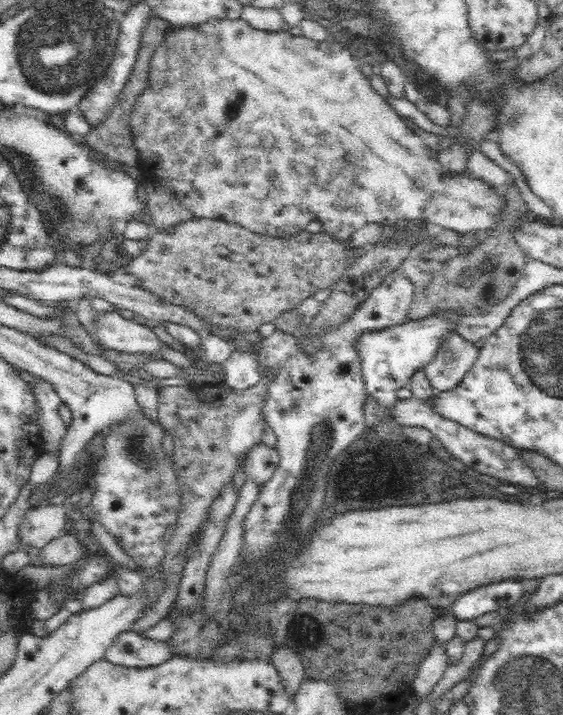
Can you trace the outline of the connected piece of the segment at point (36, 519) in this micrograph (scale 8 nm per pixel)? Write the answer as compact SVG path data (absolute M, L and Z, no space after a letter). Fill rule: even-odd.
M61 500L35 506L20 526L19 536L24 547L43 549L50 540L64 531L66 520L66 509Z

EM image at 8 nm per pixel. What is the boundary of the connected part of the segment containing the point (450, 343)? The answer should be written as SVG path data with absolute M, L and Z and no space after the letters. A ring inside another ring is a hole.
M448 330L437 342L436 350L424 370L434 391L454 388L459 380L470 370L479 355L474 342Z

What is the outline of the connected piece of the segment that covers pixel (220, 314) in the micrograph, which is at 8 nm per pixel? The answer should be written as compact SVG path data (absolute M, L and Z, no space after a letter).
M190 218L178 224L176 228L156 232L152 237L152 240L148 242L146 252L142 252L142 254L136 257L131 263L128 273L134 274L135 277L140 280L142 286L149 288L151 292L154 292L157 296L166 300L166 302L192 309L196 311L196 314L204 317L207 322L212 322L213 324L226 324L231 328L240 328L241 330L258 332L258 329L262 324L273 323L273 321L276 321L279 316L284 314L284 312L300 308L304 300L313 298L313 296L316 296L316 292L320 292L320 290L333 290L353 268L353 265L357 260L356 250L354 250L354 247L350 246L349 240L342 239L334 235L334 233L329 233L325 228L322 228L318 233L312 233L307 229L304 229L295 232L294 234L286 235L285 237L273 237L266 233L257 233L248 230L246 227L240 226L236 222L231 223L230 221L224 220Z

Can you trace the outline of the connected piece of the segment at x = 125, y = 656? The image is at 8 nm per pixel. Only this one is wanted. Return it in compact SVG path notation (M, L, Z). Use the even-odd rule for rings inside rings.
M134 629L121 635L106 652L106 659L126 668L146 668L169 659L165 642L152 642Z

